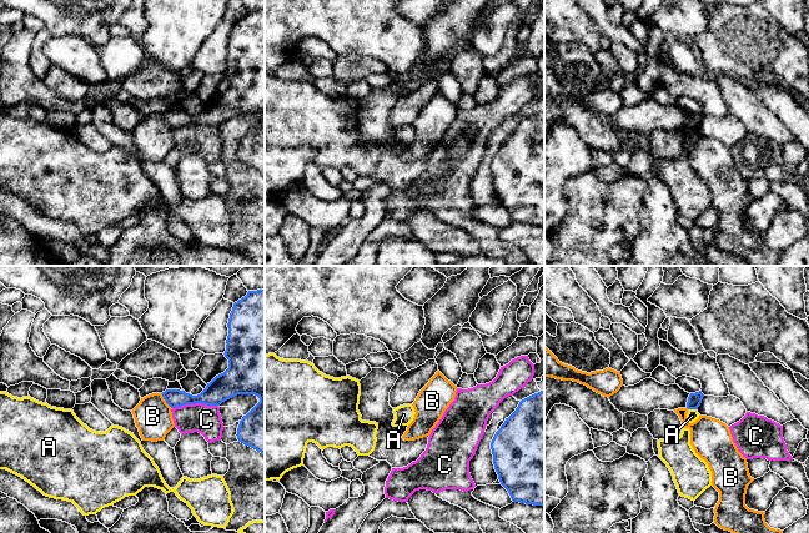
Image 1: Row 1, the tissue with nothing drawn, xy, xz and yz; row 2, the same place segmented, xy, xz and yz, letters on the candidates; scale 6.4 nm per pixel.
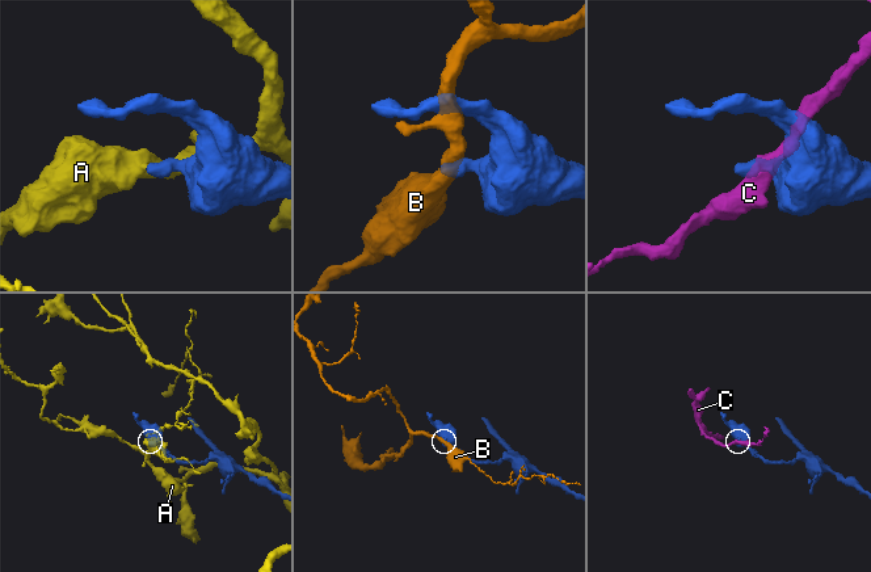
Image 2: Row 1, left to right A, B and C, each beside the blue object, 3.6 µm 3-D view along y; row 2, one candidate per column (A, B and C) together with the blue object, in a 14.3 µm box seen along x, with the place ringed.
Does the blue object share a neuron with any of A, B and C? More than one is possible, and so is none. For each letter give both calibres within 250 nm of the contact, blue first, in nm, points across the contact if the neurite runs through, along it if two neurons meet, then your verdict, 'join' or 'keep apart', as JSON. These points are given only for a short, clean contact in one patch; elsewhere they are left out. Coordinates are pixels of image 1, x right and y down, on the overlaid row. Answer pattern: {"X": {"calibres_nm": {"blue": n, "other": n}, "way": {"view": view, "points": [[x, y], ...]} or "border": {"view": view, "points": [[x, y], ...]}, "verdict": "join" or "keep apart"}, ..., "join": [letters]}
{"A": {"calibres_nm": {"blue": 90, "other": 80}, "border": {"view": "yz", "points": [[688, 408], [696, 410]]}, "verdict": "keep apart"}, "B": {"calibres_nm": {"blue": 110, "other": 240}, "border": {"view": "xy", "points": [[160, 393], [171, 408]]}, "verdict": "keep apart"}, "C": {"calibres_nm": {"blue": 170, "other": 190}, "border": {"view": "xy", "points": [[217, 405], [185, 403], [172, 408]]}, "verdict": "keep apart"}, "join": []}

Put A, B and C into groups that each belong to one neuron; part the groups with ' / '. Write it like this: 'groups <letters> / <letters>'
groups A / B / C

